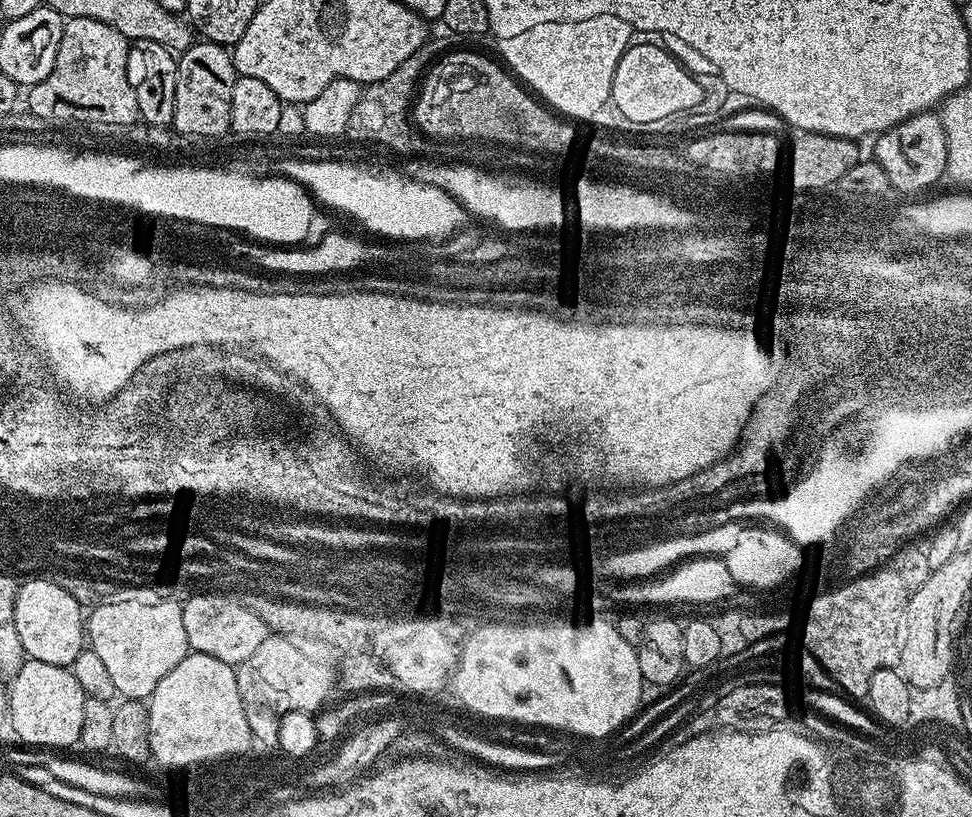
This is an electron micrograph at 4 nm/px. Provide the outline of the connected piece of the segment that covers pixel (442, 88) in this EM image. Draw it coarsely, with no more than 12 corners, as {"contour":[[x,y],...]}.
{"contour":[[450,52],[429,67],[414,124],[474,138],[484,117],[532,120],[533,93],[503,63]]}

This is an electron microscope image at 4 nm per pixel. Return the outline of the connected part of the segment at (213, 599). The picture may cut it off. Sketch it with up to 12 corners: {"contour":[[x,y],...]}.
{"contour":[[219,591],[182,604],[191,651],[233,666],[270,634]]}

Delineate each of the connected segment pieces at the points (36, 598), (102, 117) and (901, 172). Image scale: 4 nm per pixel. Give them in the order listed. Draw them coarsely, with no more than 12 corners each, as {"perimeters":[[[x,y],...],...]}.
{"perimeters":[[[52,581],[17,587],[25,657],[71,666],[86,646],[81,604]],[[65,19],[54,70],[31,85],[40,120],[135,125],[129,40]],[[919,112],[875,137],[893,189],[946,176],[946,130]]]}

